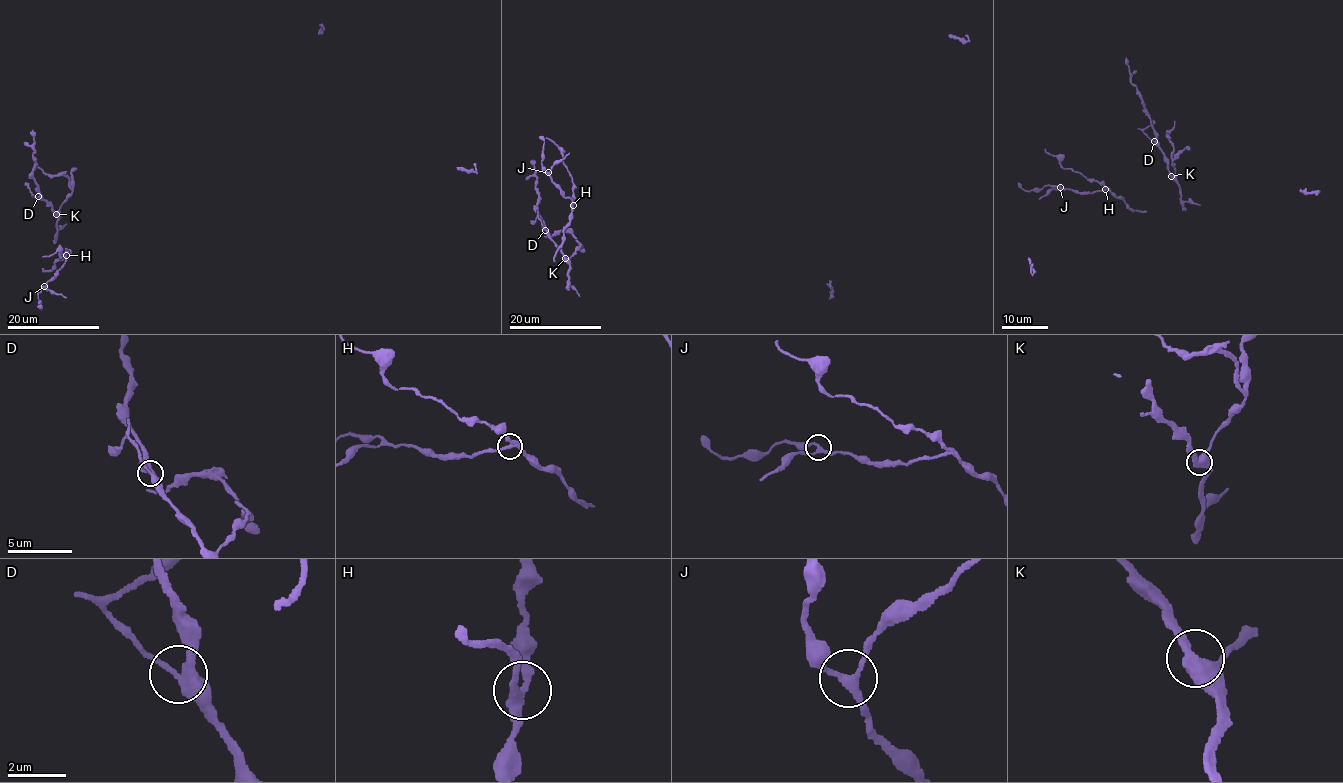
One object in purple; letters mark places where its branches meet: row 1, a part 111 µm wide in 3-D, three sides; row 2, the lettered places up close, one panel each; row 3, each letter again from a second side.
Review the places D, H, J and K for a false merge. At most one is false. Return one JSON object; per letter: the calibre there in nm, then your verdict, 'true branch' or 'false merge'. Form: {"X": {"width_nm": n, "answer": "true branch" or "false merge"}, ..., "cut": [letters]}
{"D": {"width_nm": 340, "answer": "false merge"}, "H": {"width_nm": 280, "answer": "true branch"}, "J": {"width_nm": 200, "answer": "true branch"}, "K": {"width_nm": 400, "answer": "true branch"}, "cut": ["D"]}

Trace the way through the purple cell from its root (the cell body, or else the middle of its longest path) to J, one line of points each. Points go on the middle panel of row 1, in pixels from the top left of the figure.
J: (572, 205), (572, 200), (564, 196), (564, 191), (548, 172)

